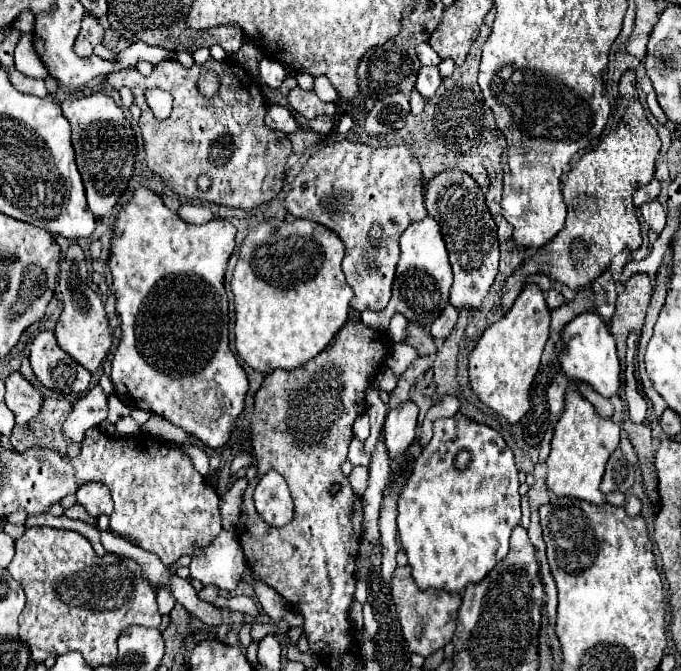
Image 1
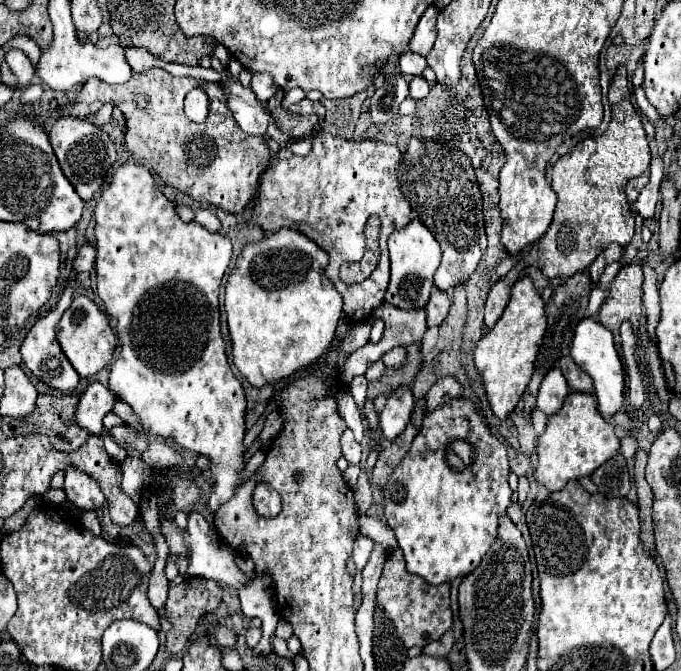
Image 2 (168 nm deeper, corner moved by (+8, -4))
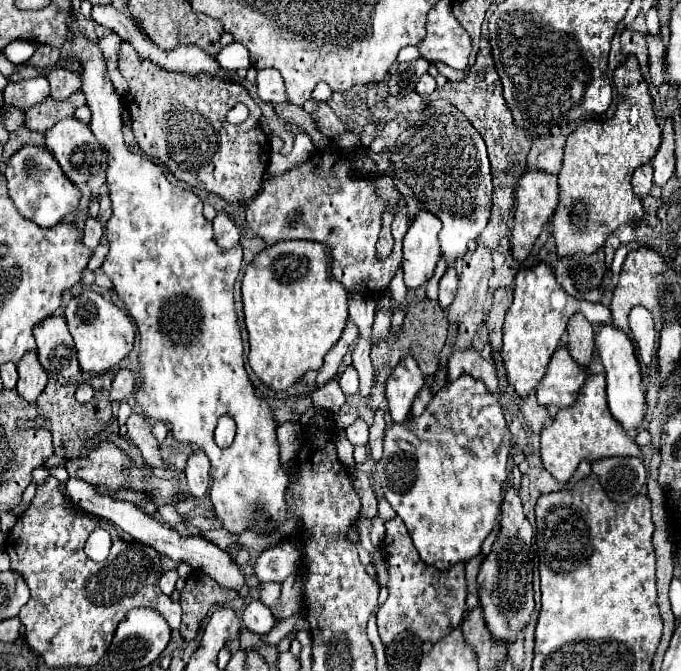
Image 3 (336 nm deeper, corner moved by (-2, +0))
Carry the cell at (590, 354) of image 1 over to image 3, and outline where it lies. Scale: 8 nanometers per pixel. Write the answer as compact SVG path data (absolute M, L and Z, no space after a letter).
M599 325L595 333L595 345L599 359L605 367L607 373L607 401L613 417L623 425L625 431L637 431L639 425L643 423L645 409L647 409L647 399L645 399L645 389L643 389L643 375L639 361L635 357L635 347L631 339L615 329L613 325Z

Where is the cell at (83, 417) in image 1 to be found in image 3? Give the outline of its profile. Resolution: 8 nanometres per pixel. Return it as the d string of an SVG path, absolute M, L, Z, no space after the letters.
M121 369L115 379L113 379L113 385L111 385L111 401L123 401L125 397L129 397L135 389L135 373L129 371L129 369Z

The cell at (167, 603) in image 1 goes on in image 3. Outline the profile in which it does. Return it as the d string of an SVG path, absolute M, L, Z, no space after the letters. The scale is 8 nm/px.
M171 569L171 571L163 573L163 577L161 577L161 581L159 581L161 591L163 591L165 595L171 595L171 593L175 591L175 583L177 583L177 579L179 579L179 575L177 575L177 571L175 571L175 569Z

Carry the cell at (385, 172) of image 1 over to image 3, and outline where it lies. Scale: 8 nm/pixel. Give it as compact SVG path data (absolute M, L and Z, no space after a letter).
M317 153L303 165L287 171L285 175L263 181L261 191L247 205L247 223L269 247L287 239L309 239L325 243L331 251L331 273L343 283L349 293L365 293L377 299L391 283L397 267L401 265L401 241L407 233L409 219L405 205L397 207L393 219L395 247L387 259L379 259L375 245L381 231L381 213L385 209L373 193L375 179L353 177L351 161L345 155Z

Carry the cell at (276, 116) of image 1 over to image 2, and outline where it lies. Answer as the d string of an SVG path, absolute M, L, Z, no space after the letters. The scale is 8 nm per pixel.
M235 58L229 62L229 72L232 77L229 81L221 81L225 91L229 91L229 107L235 115L235 121L247 135L265 135L269 123L271 123L271 113L265 109L261 101L257 101L255 93L251 89L241 87L237 81L243 65Z

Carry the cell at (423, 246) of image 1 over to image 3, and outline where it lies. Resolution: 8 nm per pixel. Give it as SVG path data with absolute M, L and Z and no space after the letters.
M421 209L413 219L409 231L405 233L403 273L405 273L405 285L409 289L417 289L431 279L435 263L439 261L441 255L437 237L439 231L441 231L441 221L433 213Z

